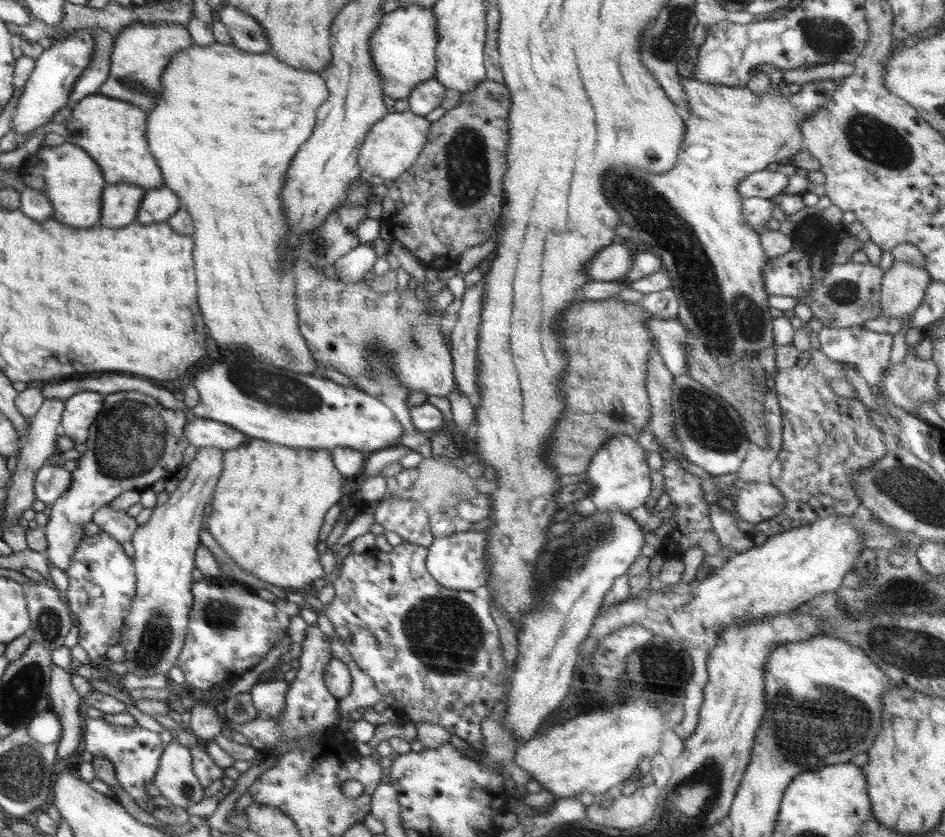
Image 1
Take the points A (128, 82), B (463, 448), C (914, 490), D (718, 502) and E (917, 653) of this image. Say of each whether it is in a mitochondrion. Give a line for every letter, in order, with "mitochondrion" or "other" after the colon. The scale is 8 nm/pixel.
A: mitochondrion
B: other
C: mitochondrion
D: other
E: mitochondrion

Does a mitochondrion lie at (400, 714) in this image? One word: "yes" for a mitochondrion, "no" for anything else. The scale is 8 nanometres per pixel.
no

